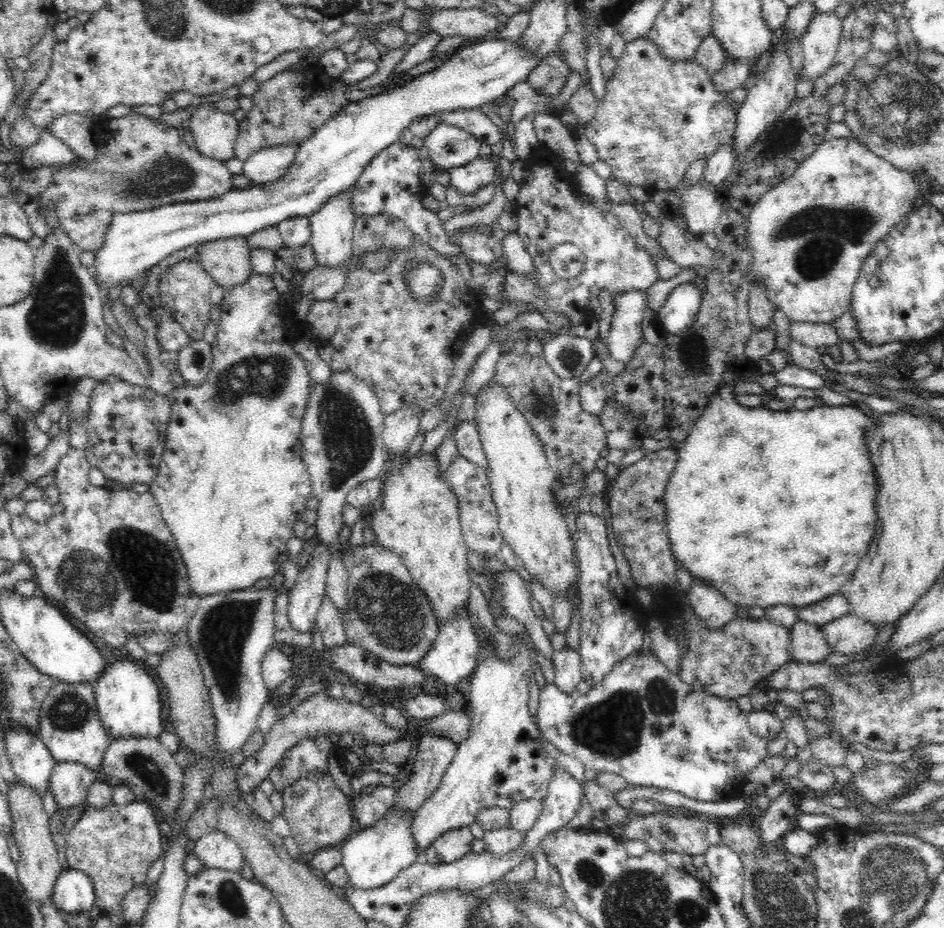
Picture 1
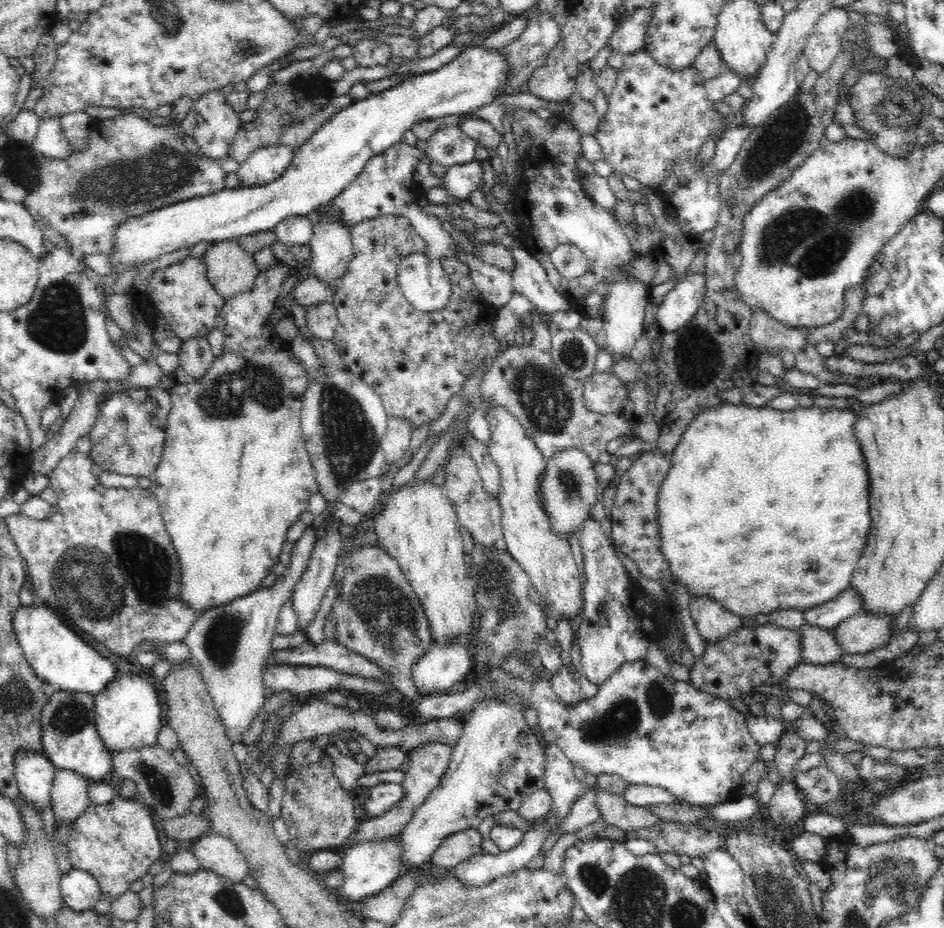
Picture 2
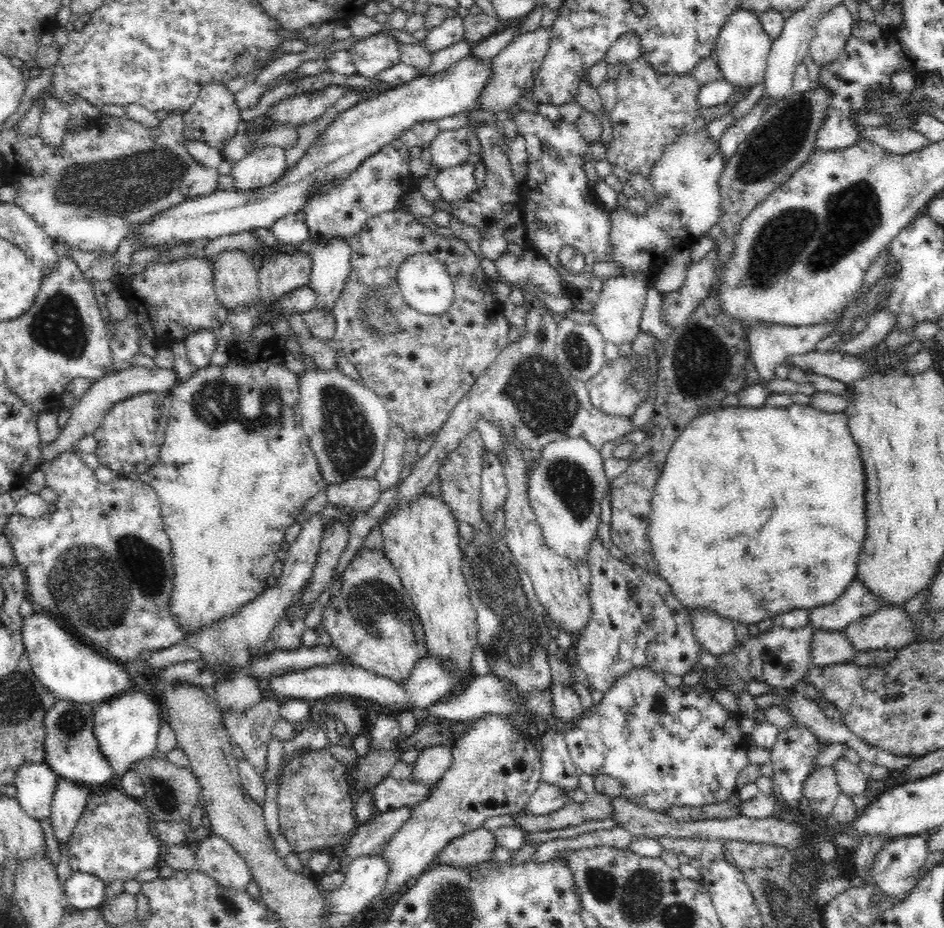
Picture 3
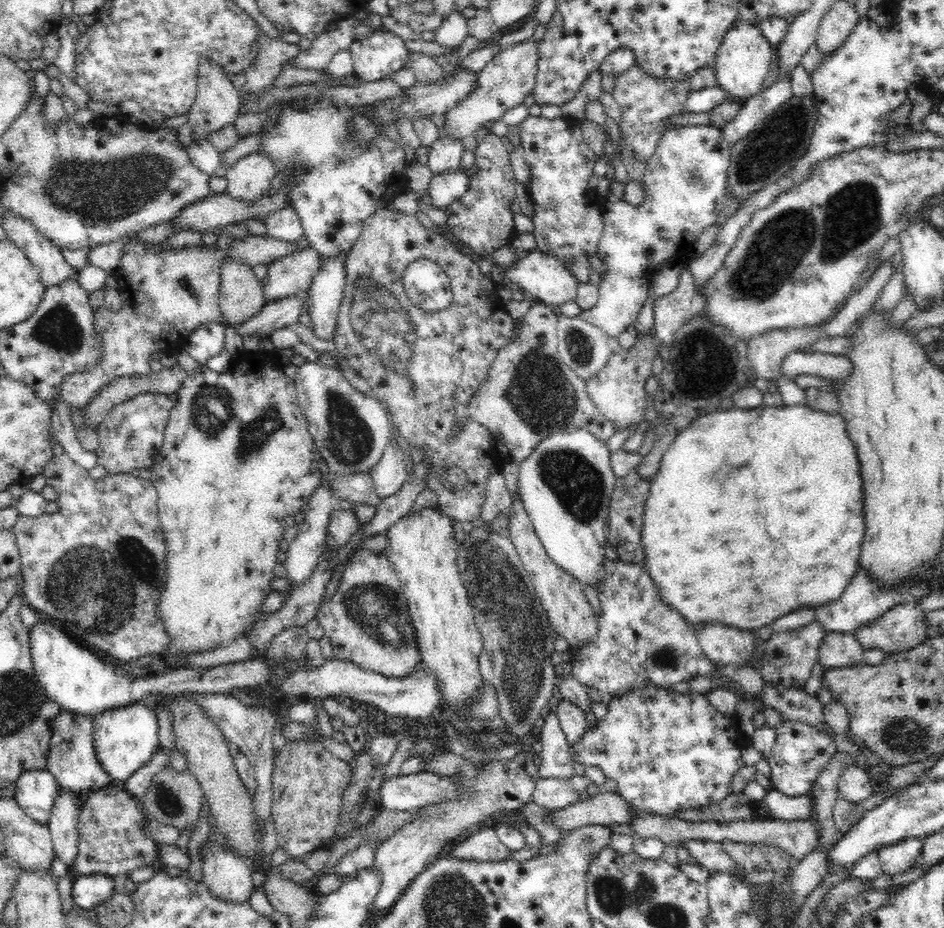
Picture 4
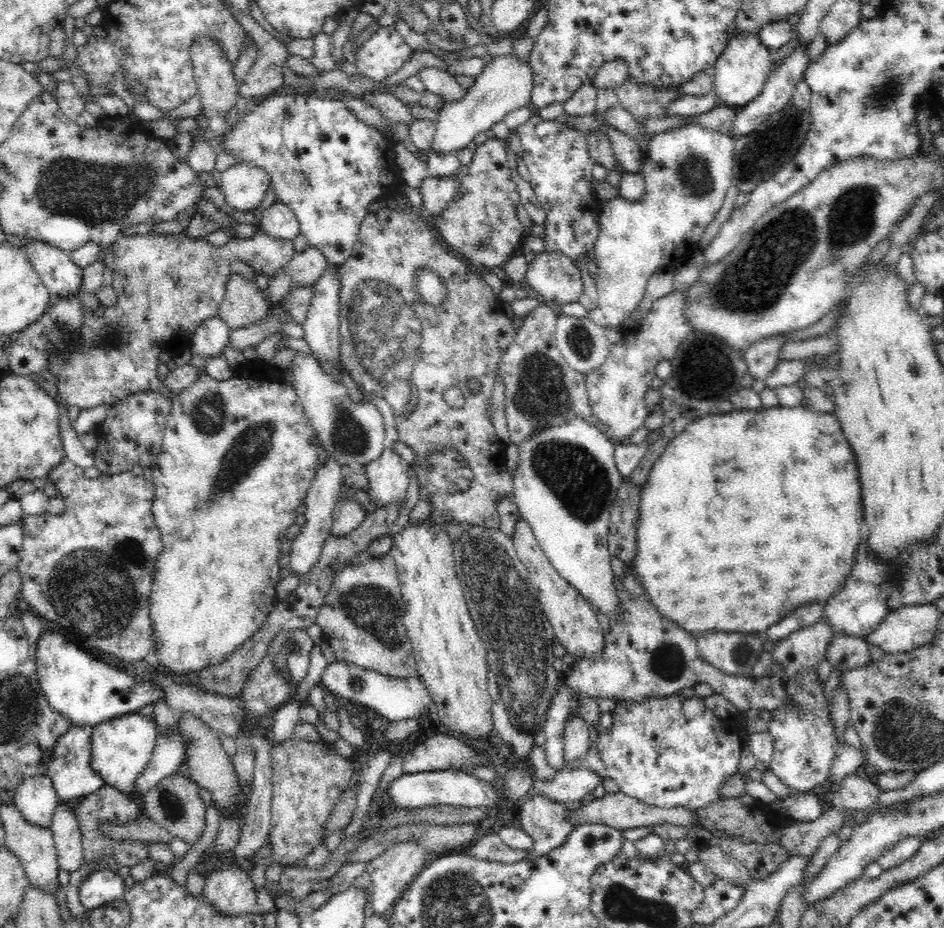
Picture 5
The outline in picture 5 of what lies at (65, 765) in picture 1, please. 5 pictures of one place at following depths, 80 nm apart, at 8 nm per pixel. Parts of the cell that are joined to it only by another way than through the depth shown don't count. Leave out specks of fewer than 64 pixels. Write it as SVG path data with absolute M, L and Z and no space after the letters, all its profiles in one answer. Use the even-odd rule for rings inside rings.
M59 802L49 829L53 832L59 867L68 872L78 870L84 865L83 846L73 802Z

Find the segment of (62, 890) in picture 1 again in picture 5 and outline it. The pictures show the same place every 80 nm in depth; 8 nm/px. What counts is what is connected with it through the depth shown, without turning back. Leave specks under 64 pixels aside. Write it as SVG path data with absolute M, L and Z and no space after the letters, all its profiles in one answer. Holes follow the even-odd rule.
M100 869L90 873L79 887L79 899L88 911L104 906L116 899L122 899L128 888L124 879L110 869Z

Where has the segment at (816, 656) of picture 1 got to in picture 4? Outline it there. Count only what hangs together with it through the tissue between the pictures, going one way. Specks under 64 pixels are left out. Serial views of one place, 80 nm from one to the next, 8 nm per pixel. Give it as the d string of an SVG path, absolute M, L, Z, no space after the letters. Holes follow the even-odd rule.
M824 633L818 651L818 663L825 669L844 668L863 664L864 648L853 634Z

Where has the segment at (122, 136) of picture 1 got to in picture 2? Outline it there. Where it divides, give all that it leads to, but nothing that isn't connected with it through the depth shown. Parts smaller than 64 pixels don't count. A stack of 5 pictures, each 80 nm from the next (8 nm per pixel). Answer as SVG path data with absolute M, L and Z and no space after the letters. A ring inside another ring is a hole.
M125 112L123 115L119 114L117 117L103 121L100 126L100 129L96 127L90 129L90 132L88 132L88 146L86 146L84 150L75 150L75 148L72 148L72 154L70 154L68 158L64 158L64 160L54 160L53 158L45 158L45 156L33 156L25 146L22 147L17 143L11 143L8 140L6 140L3 150L3 154L8 162L8 176L12 176L12 179L22 184L27 191L27 195L22 204L26 210L28 210L28 213L37 221L38 225L50 226L50 228L53 228L58 234L65 236L70 248L74 248L76 251L79 251L80 254L109 254L110 250L114 248L113 236L116 235L118 226L120 226L126 218L142 216L142 214L150 214L150 212L160 210L164 208L164 206L188 201L192 198L206 197L227 189L225 182L227 177L226 171L222 169L222 166L220 166L215 159L196 155L188 150L188 147L183 141L185 132L181 129L180 123L178 125L156 126L149 121L146 121L146 119L136 115L136 113Z

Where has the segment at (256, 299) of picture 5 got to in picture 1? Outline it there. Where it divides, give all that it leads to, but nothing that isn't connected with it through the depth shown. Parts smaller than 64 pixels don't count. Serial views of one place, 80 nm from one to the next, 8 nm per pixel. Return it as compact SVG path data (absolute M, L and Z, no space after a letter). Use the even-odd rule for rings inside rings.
M246 237L225 238L196 247L200 265L224 291L242 284L254 273Z

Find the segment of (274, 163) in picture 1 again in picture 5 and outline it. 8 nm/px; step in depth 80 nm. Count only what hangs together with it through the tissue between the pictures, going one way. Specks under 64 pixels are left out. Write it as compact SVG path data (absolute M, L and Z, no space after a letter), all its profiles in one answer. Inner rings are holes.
M238 162L234 166L230 166L228 170L221 172L222 180L218 184L226 204L236 211L246 212L254 211L258 208L267 193L267 189L271 186L270 175L266 170L259 166L252 166L248 162Z

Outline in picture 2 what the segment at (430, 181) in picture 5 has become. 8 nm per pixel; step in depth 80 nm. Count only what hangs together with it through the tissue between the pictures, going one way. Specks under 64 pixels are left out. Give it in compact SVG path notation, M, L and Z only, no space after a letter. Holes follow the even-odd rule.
M476 159L466 164L447 167L442 186L450 199L455 202L466 201L472 192L484 184L484 172L482 163Z

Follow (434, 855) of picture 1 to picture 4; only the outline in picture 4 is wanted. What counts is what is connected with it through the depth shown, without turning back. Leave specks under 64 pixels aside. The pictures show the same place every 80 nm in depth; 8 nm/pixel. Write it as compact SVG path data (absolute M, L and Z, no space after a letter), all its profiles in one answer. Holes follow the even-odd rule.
M493 826L478 829L458 844L452 842L443 853L450 858L474 862L506 861L509 854L512 855L515 852L502 844Z

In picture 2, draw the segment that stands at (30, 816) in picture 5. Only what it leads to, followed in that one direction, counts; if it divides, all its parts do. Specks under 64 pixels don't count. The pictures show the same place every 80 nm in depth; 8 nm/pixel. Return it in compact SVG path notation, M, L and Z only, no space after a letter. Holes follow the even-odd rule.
M18 749L14 759L20 798L42 812L51 804L51 786L56 767L44 751Z

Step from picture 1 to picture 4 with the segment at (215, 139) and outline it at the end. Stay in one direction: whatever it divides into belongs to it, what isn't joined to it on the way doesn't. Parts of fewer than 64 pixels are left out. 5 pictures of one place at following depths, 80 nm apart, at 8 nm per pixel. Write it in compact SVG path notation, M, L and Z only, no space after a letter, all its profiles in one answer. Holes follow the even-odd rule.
M200 60L198 66L197 95L186 116L188 120L178 127L178 141L184 147L190 146L194 140L207 139L208 134L218 132L226 126L232 126L240 116L240 91L234 88L231 78L213 60Z

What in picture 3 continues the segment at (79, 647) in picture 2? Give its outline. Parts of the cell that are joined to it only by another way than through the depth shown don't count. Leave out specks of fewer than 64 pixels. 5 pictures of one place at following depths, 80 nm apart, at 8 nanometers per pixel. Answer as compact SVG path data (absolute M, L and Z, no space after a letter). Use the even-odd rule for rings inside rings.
M33 613L23 620L21 633L31 671L56 699L94 707L136 688L126 670L122 670L116 662L102 658L88 645L80 643L48 613Z

